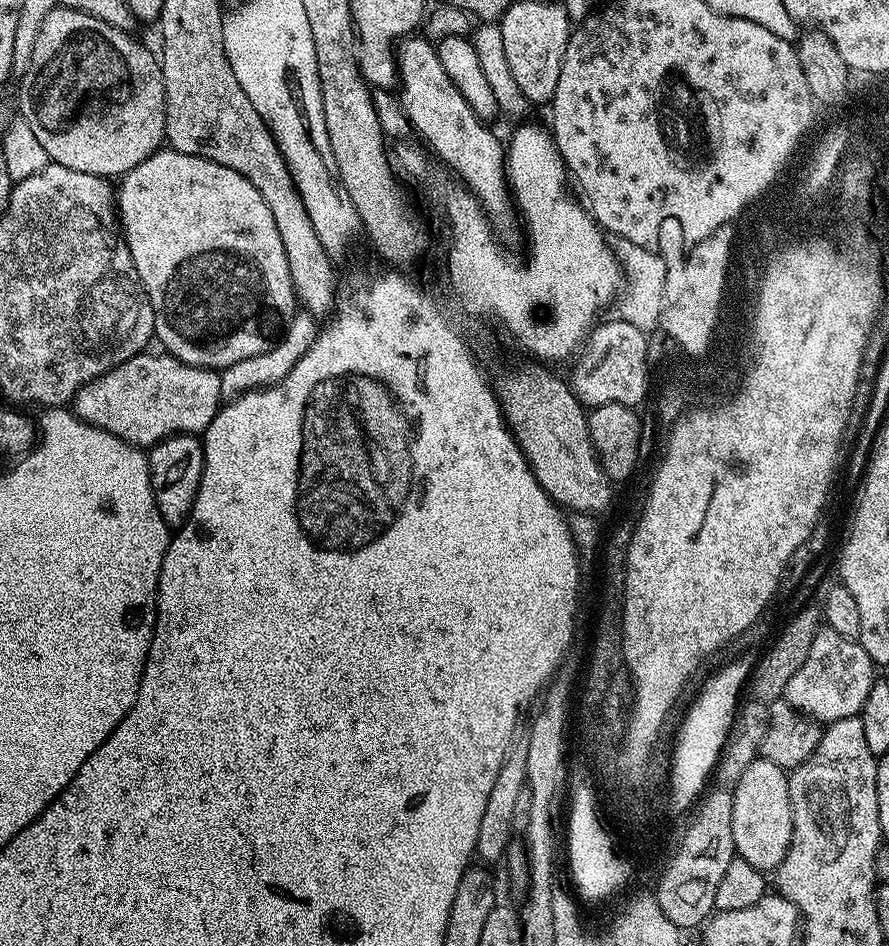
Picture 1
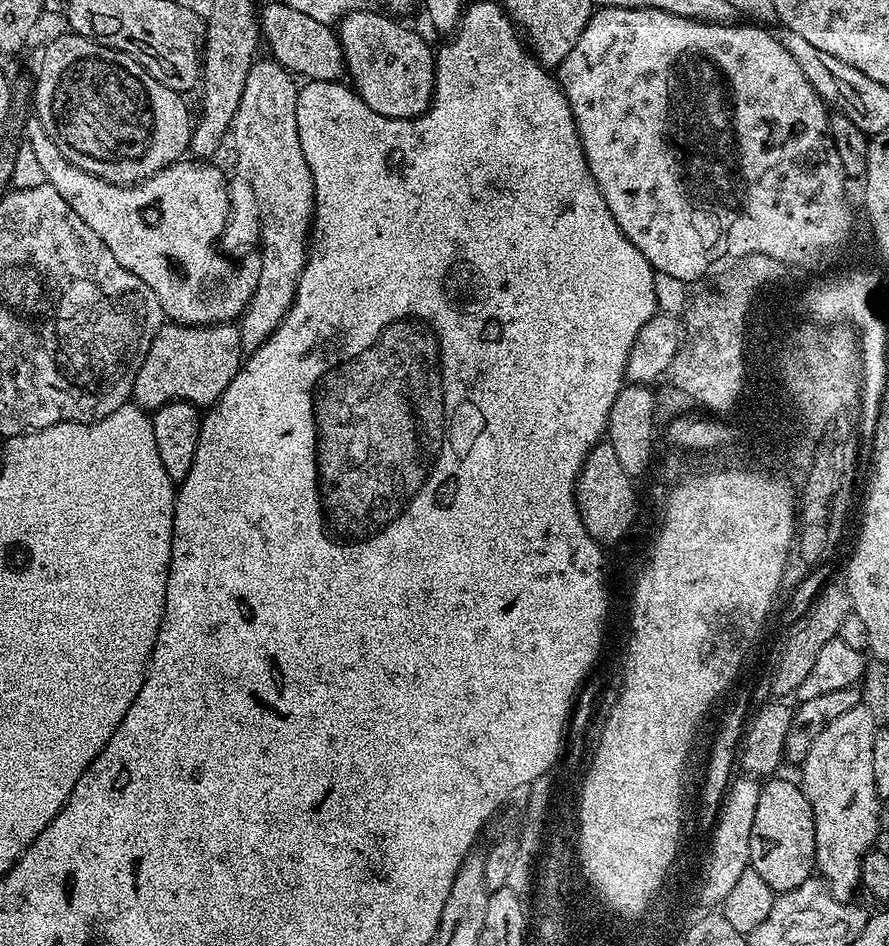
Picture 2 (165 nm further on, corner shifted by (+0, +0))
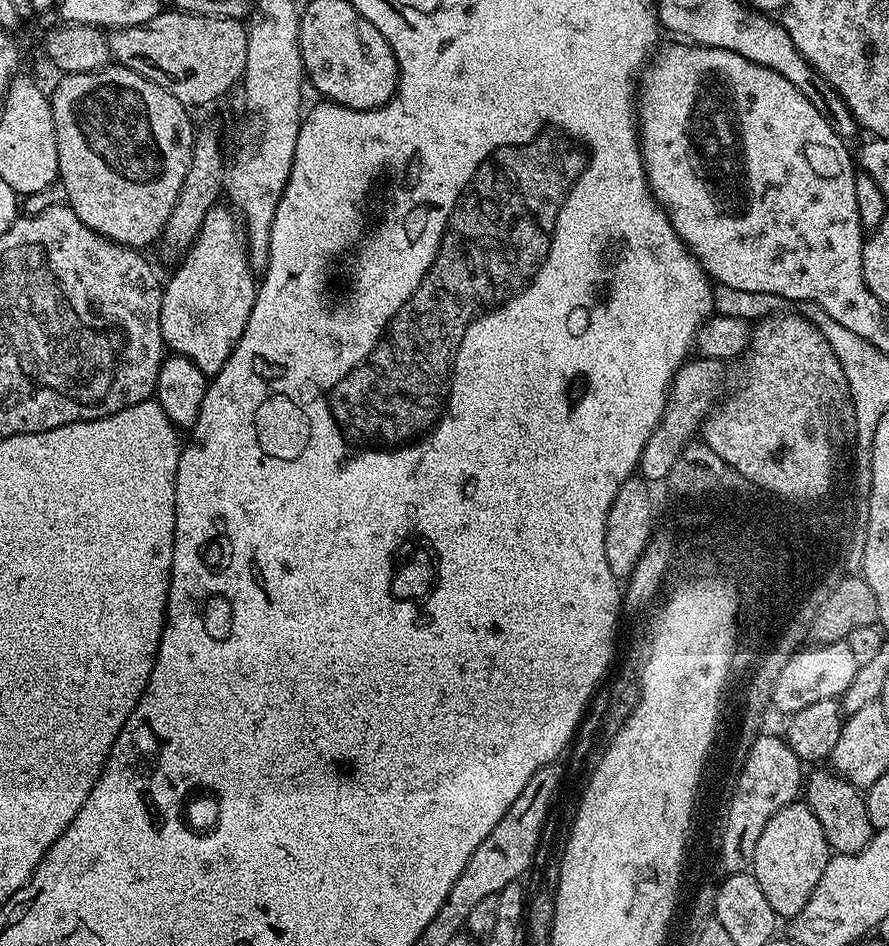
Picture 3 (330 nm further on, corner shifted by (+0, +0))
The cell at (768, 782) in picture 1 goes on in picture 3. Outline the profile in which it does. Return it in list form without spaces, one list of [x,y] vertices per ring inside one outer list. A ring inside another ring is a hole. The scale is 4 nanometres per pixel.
[[[797,802],[779,808],[774,818],[766,822],[766,830],[762,830],[762,838],[758,838],[758,850],[754,850],[750,871],[758,886],[762,886],[762,894],[766,894],[766,902],[770,902],[770,910],[774,910],[777,917],[797,916],[802,906],[810,902],[810,894],[814,894],[814,886],[818,886],[822,870],[826,870],[829,855],[822,822],[814,818],[807,803]]]

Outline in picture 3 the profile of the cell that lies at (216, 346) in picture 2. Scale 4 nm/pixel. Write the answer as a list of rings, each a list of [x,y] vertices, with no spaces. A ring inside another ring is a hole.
[[[218,202],[206,214],[200,227],[200,235],[188,249],[180,269],[172,276],[172,281],[163,285],[160,294],[160,329],[164,339],[164,347],[169,353],[185,356],[211,378],[226,366],[234,346],[242,338],[246,330],[246,322],[250,318],[250,310],[256,301],[257,277],[254,275],[252,263],[248,261],[248,246],[241,221],[237,213],[227,203]]]

